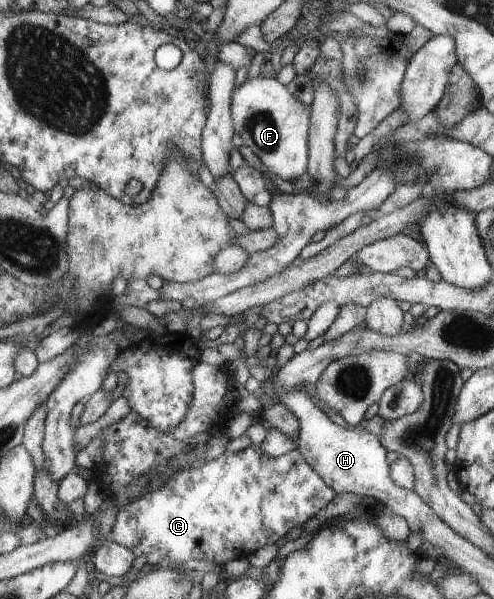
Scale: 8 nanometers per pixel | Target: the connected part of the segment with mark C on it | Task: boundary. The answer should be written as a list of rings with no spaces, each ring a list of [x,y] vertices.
[[[249,446],[233,455],[219,455],[197,469],[185,469],[169,477],[157,491],[146,493],[139,500],[127,503],[117,513],[117,522],[106,542],[116,542],[131,549],[138,557],[145,557],[143,570],[157,570],[159,563],[169,557],[172,566],[194,559],[213,562],[217,566],[239,557],[249,557],[257,549],[272,545],[303,525],[307,519],[326,507],[337,493],[329,486],[303,457],[299,450],[279,457],[269,457],[259,446]]]

